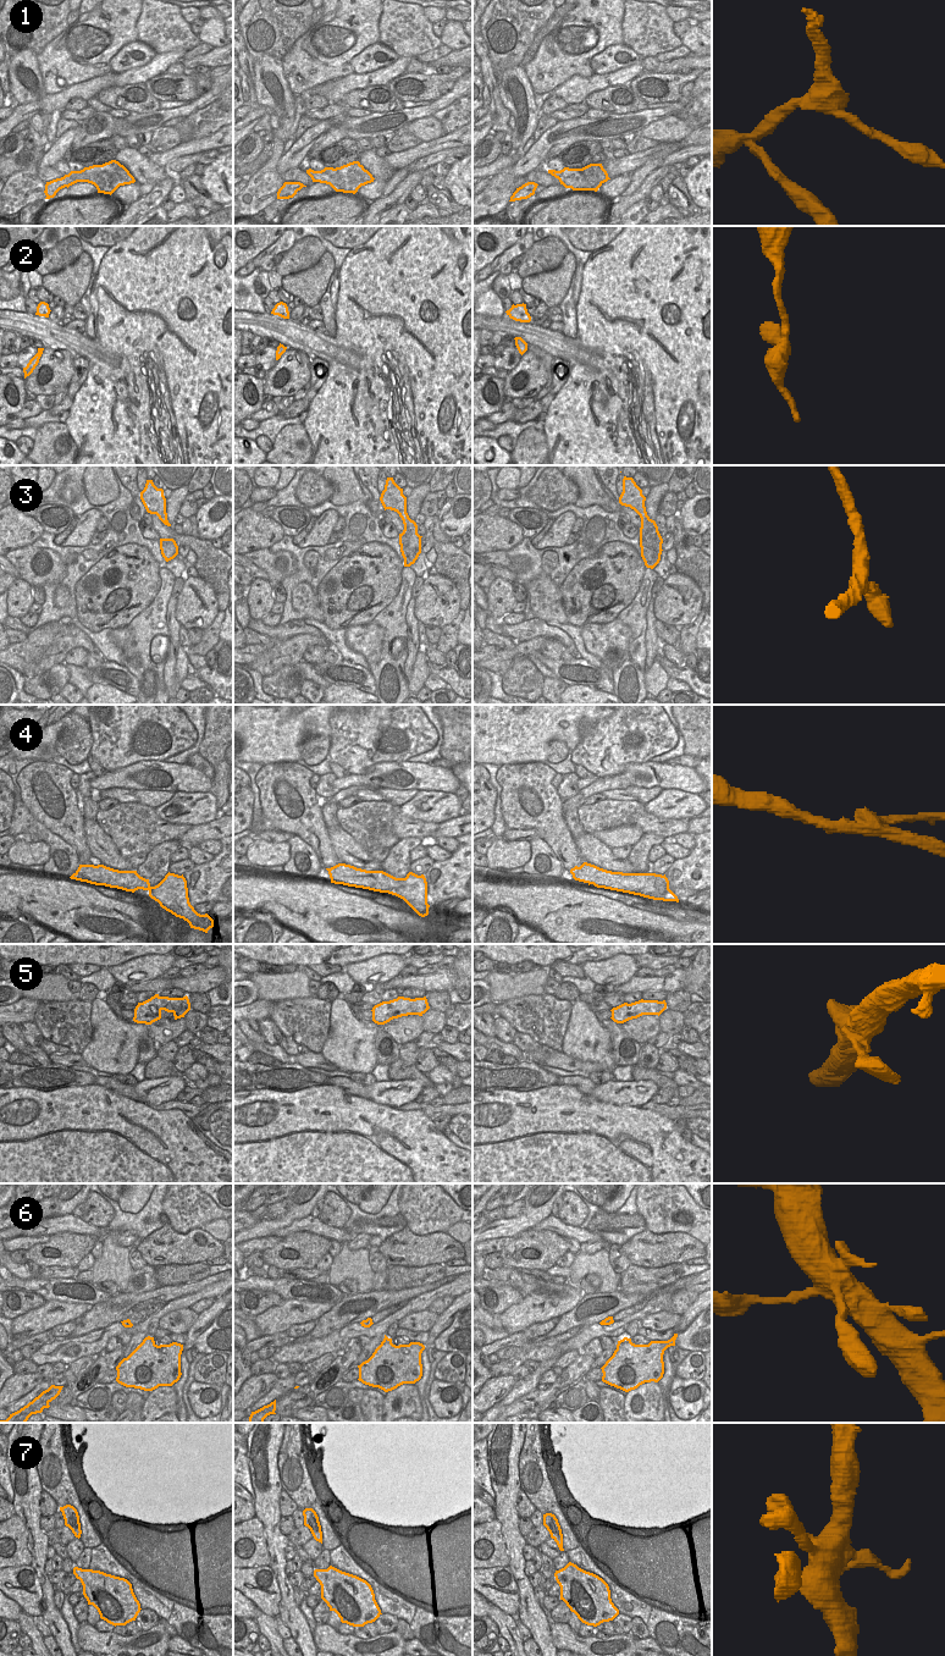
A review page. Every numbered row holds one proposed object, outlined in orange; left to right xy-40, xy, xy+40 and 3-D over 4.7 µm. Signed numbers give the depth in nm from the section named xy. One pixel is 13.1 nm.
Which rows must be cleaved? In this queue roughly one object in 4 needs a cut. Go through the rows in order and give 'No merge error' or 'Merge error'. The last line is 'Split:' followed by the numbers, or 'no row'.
1: Merge error
2: No merge error
3: No merge error
4: Merge error
5: No merge error
6: No merge error
7: No merge error
Split: 1, 4

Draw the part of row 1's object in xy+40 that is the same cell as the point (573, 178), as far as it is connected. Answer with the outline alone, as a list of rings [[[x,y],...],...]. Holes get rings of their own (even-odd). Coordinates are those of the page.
[[[564,167],[560,171],[548,170],[548,173],[559,180],[560,184],[573,191],[592,191],[591,184],[581,173],[580,169]]]

